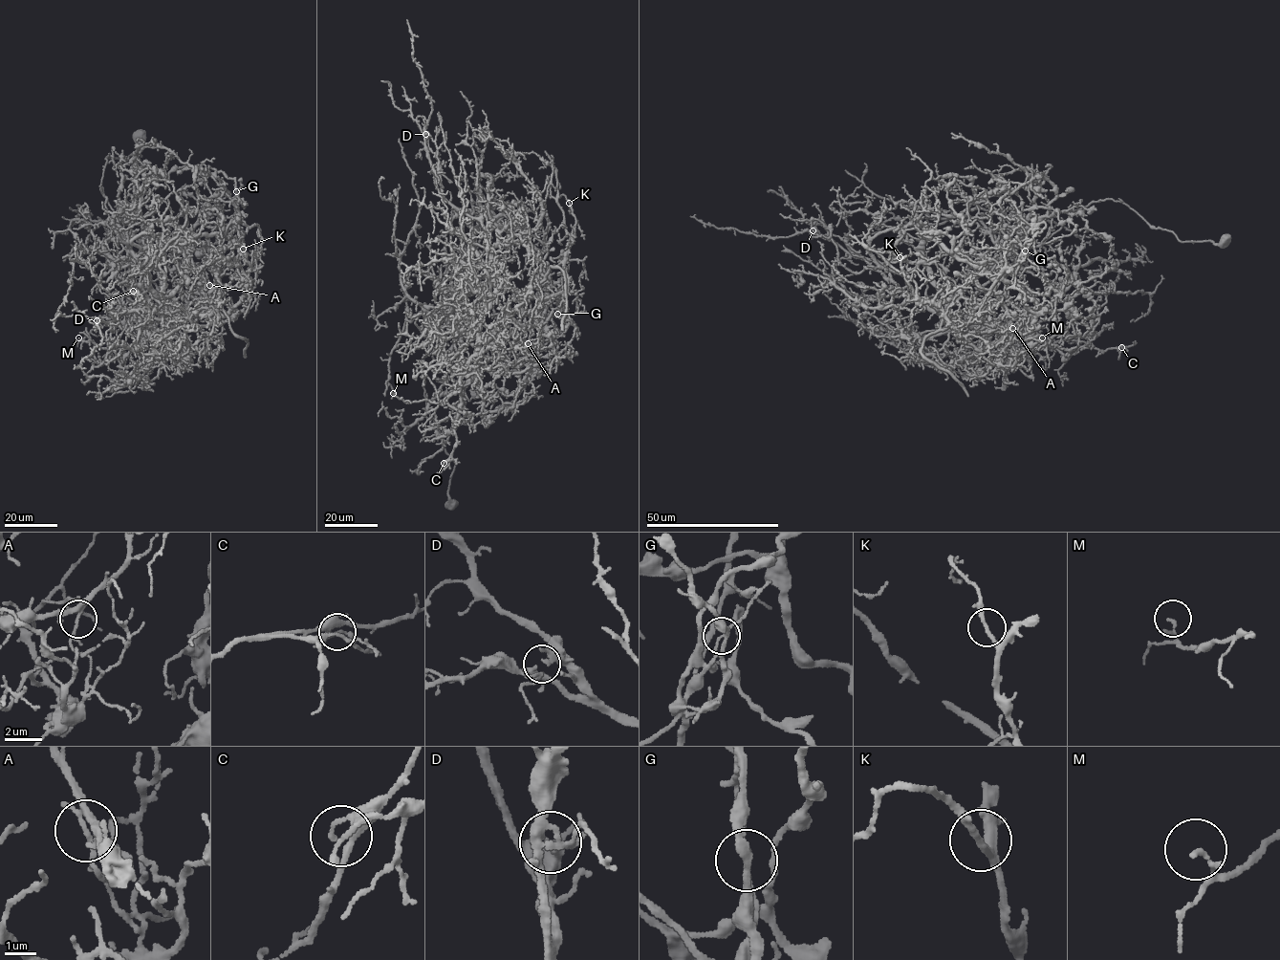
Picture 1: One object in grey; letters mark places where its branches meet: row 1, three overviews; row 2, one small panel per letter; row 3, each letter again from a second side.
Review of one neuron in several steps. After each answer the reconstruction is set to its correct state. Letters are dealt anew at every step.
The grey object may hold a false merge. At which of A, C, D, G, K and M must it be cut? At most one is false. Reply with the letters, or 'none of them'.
G

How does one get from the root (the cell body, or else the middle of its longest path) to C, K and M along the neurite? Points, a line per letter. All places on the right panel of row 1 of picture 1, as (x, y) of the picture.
C: (1226, 239), (1180, 241), (1107, 199), (1008, 253), (1052, 299), (1014, 329), (1121, 347)
K: (1226, 239), (1180, 241), (1121, 202), (1092, 202), (983, 268), (950, 305), (959, 340), (900, 257)
M: (1226, 239), (1180, 241), (1121, 202), (1092, 202), (1008, 254), (1052, 299), (1014, 329), (1054, 347), (1042, 338)

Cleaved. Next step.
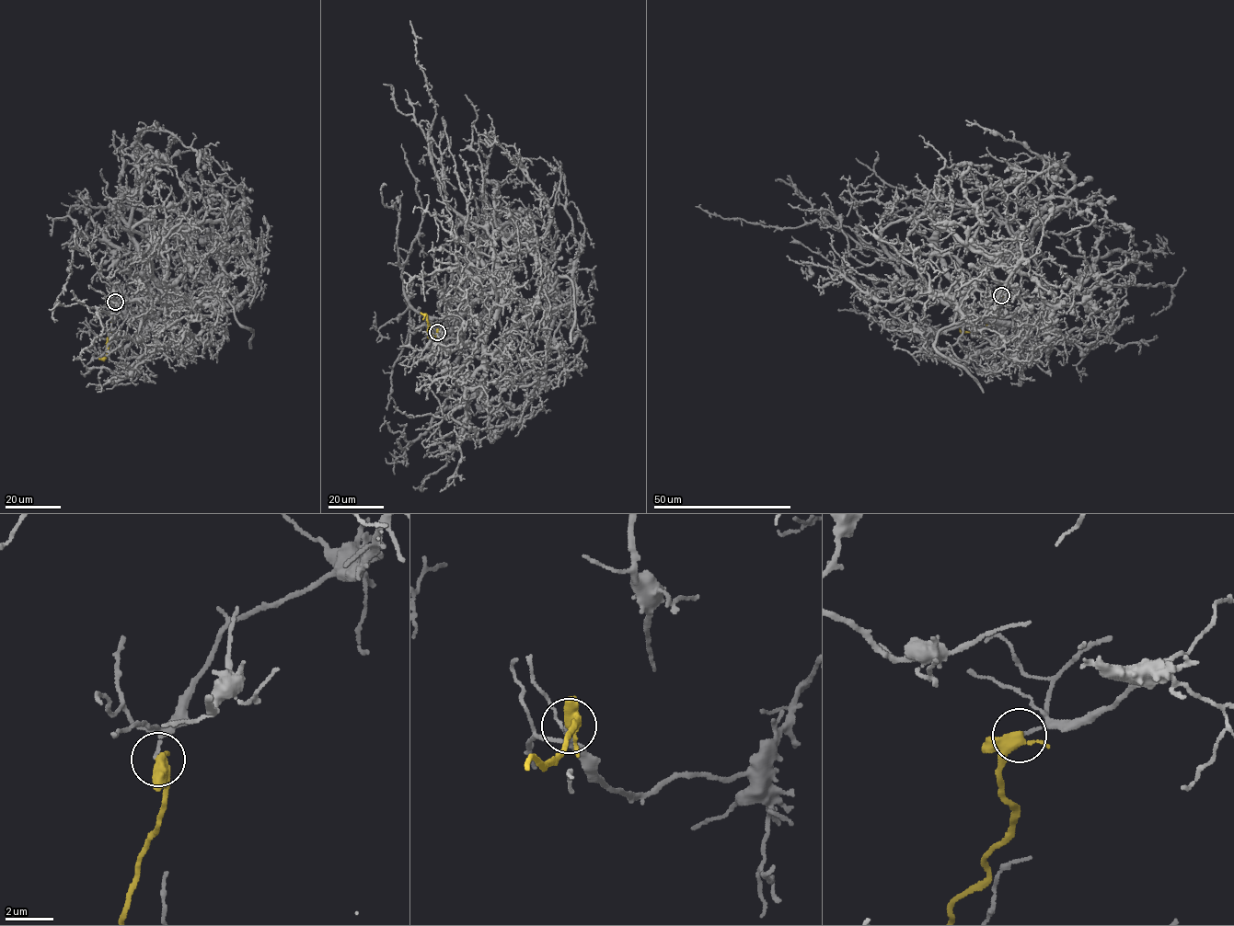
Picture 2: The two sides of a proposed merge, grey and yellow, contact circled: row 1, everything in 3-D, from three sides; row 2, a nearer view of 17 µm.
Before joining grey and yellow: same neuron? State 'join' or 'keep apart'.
keep apart

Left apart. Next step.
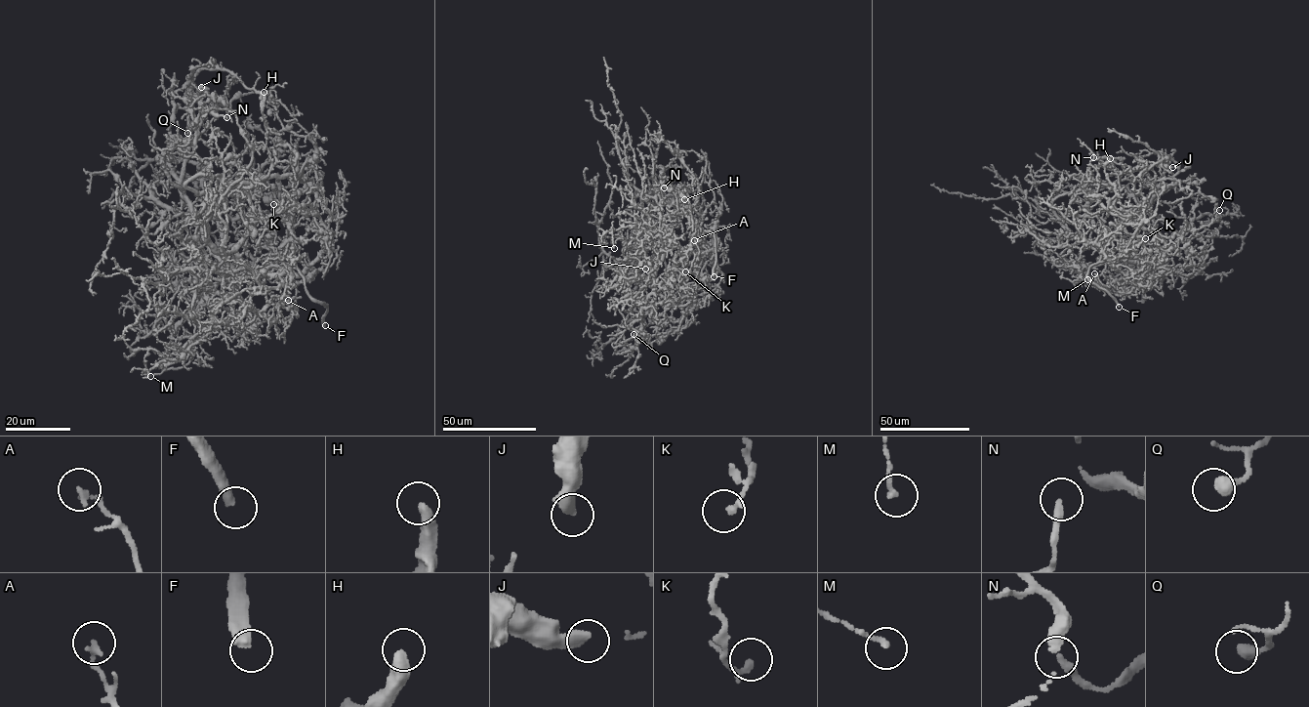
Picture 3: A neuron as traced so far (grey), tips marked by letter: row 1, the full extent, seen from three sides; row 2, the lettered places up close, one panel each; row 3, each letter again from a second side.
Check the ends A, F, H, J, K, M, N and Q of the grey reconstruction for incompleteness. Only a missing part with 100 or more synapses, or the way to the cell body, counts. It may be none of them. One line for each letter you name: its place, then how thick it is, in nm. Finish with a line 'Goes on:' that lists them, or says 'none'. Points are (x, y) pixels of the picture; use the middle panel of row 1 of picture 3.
F: Place: (714, 276). Thickness 420 nm
Goes on: F

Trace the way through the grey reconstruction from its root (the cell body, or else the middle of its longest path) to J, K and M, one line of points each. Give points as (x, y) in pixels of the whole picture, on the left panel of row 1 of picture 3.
J: (231, 268), (208, 238), (207, 196), (186, 186), (207, 166), (194, 150), (191, 113), (201, 87)
K: (231, 268), (256, 274), (267, 265), (268, 226), (254, 193), (271, 187), (273, 204)
M: (231, 268), (237, 278), (232, 285), (229, 318), (206, 326), (168, 355), (148, 350), (143, 363), (150, 376)

